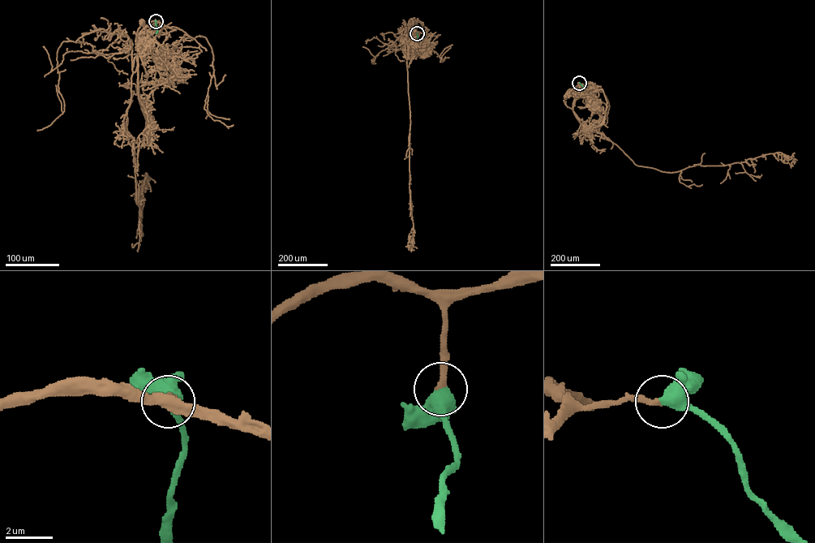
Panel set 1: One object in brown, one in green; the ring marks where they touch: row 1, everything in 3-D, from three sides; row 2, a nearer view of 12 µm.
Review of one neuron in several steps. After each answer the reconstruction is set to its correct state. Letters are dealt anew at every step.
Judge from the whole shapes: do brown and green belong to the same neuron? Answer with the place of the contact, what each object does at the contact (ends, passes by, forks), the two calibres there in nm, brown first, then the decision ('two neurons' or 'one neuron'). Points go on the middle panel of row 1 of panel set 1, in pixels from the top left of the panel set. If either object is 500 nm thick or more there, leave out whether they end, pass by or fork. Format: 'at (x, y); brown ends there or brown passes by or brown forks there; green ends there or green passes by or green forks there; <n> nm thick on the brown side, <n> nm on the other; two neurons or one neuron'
at (417, 33); brown ends there; green passes by; 280 nm thick on the brown side, 480 nm on the other; one neuron

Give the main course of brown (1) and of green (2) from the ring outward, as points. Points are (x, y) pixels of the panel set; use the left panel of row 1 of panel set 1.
1: (156, 21), (143, 28), (138, 40), (155, 62), (151, 38), (141, 22)
2: (156, 21), (156, 33)

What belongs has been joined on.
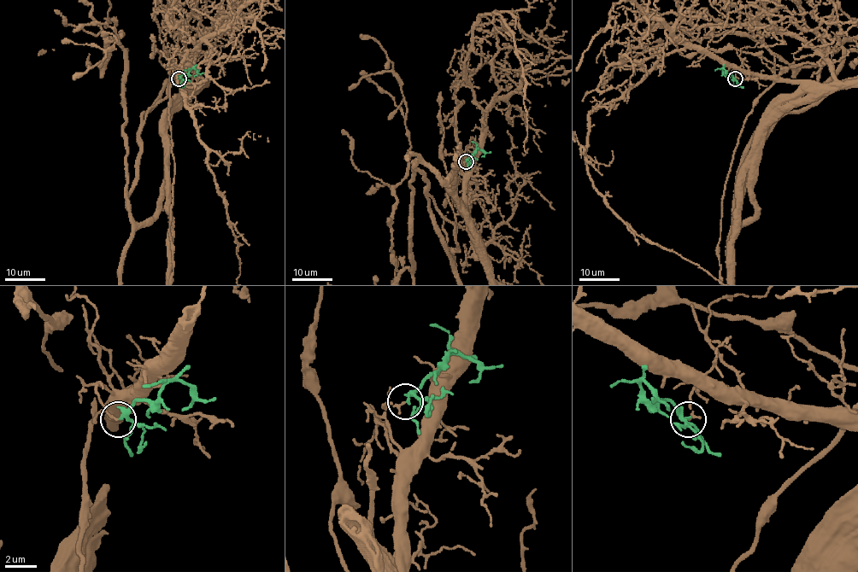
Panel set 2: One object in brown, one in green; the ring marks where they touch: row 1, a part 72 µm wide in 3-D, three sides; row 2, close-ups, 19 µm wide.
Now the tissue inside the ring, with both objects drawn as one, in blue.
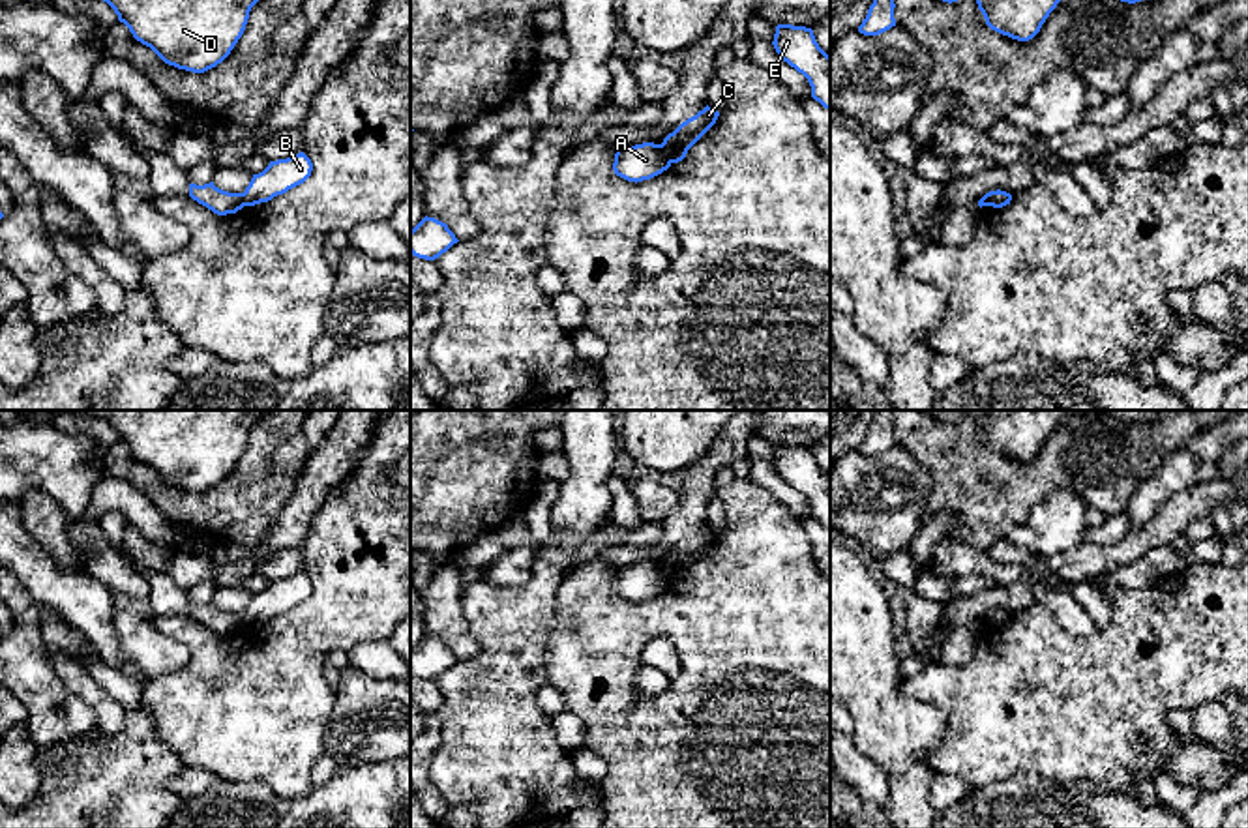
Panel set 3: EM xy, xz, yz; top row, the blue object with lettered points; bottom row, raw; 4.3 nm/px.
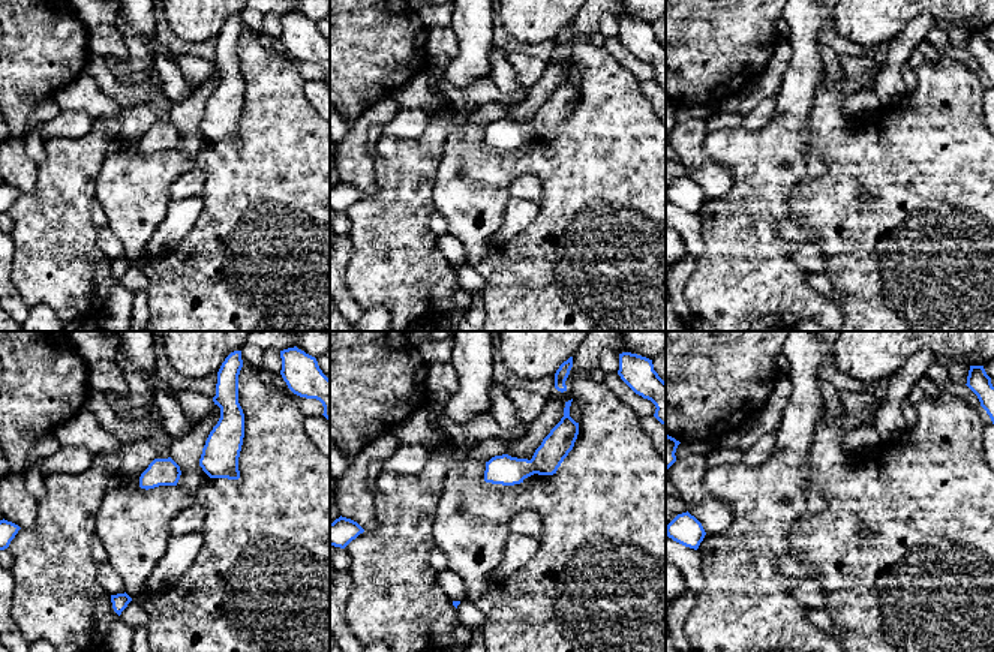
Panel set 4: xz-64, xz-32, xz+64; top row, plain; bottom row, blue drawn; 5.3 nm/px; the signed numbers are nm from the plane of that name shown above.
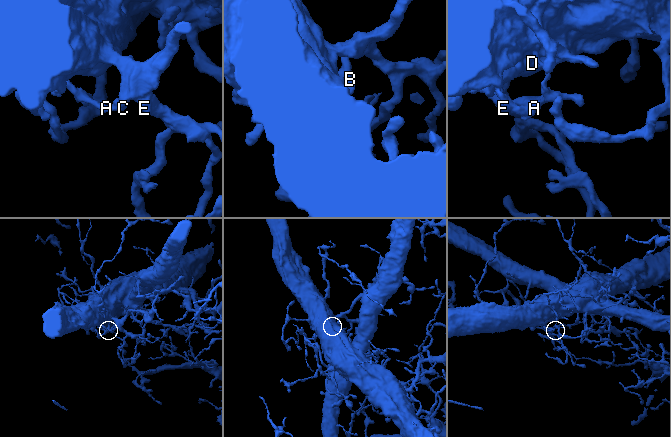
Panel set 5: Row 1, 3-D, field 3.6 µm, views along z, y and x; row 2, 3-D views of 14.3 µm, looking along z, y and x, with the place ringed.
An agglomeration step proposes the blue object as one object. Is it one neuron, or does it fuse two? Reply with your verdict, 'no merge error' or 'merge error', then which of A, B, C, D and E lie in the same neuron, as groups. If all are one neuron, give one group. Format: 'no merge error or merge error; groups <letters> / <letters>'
merge error; groups A / B C D E

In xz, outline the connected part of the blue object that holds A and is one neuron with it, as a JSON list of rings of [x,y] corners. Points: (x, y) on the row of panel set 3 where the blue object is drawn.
[[[643,142],[620,146],[615,154],[613,170],[628,182],[650,180],[671,167],[661,144]]]

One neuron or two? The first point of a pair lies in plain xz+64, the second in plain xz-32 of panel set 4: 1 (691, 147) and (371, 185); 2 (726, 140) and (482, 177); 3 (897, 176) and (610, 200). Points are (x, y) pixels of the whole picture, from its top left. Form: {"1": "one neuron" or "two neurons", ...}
{"1": "one neuron", "2": "two neurons", "3": "one neuron"}

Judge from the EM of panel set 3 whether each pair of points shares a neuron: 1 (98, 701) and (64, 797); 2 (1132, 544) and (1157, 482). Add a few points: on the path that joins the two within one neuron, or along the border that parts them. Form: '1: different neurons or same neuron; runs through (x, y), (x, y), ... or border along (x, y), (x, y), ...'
1: different neurons; border along (128, 712), (118, 733), (96, 731)
2: different neurons; border along (1172, 495), (1144, 525), (1130, 529)

